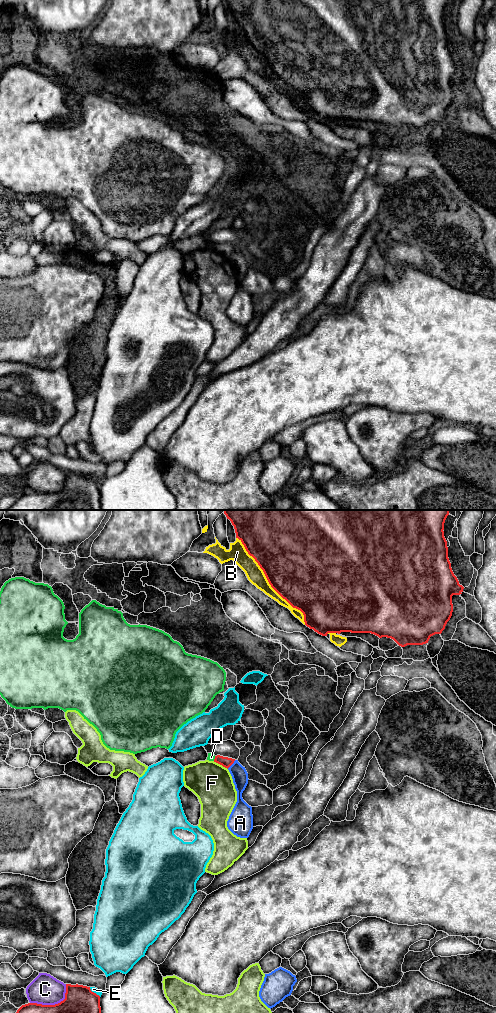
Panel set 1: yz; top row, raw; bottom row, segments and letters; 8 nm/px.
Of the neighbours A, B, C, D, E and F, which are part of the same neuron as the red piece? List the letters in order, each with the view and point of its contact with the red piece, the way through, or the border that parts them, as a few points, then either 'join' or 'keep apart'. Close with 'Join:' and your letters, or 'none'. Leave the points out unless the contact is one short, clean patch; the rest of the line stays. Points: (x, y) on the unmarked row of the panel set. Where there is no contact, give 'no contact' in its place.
A: yz (231, 252) | along yz (235, 248), (227, 256) | keep apart
B: yz (269, 71) | keep apart
C: yz (55, 492) | keep apart
D: yz (215, 246) | keep apart
E: yz (93, 480) | keep apart
F: yz (220, 252) | keep apart
Join: none

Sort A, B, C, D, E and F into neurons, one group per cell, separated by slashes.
A / B / C / D / E / F

